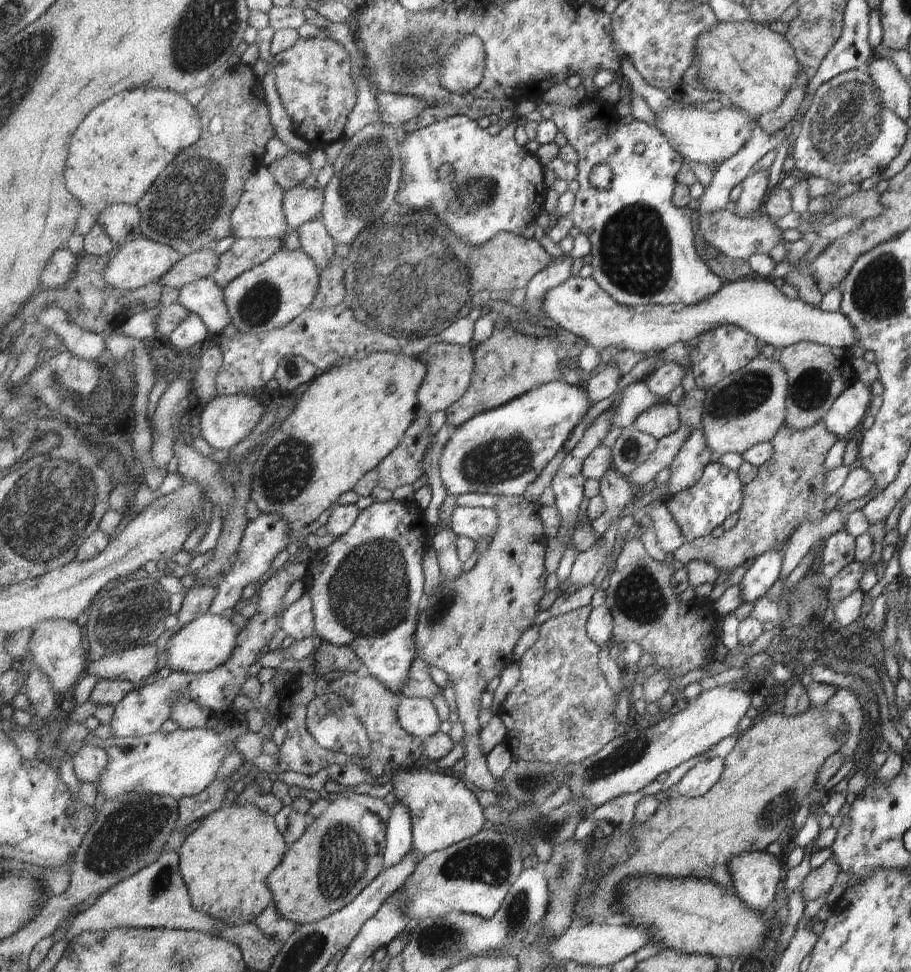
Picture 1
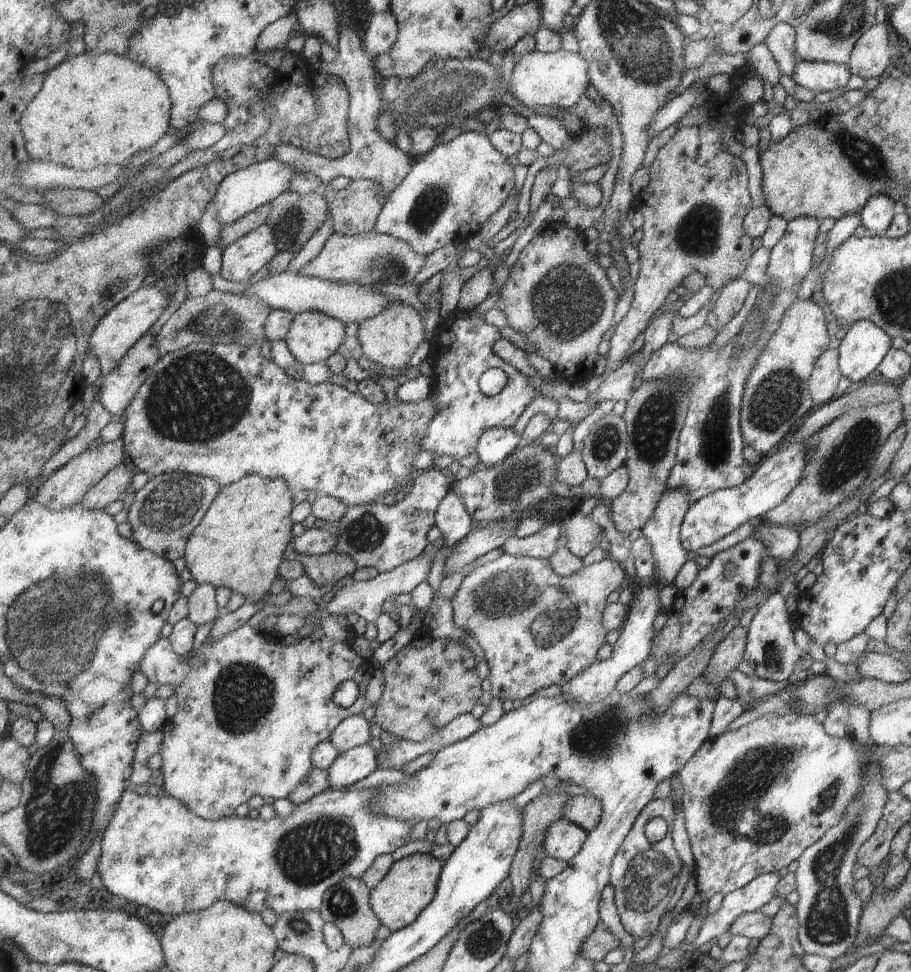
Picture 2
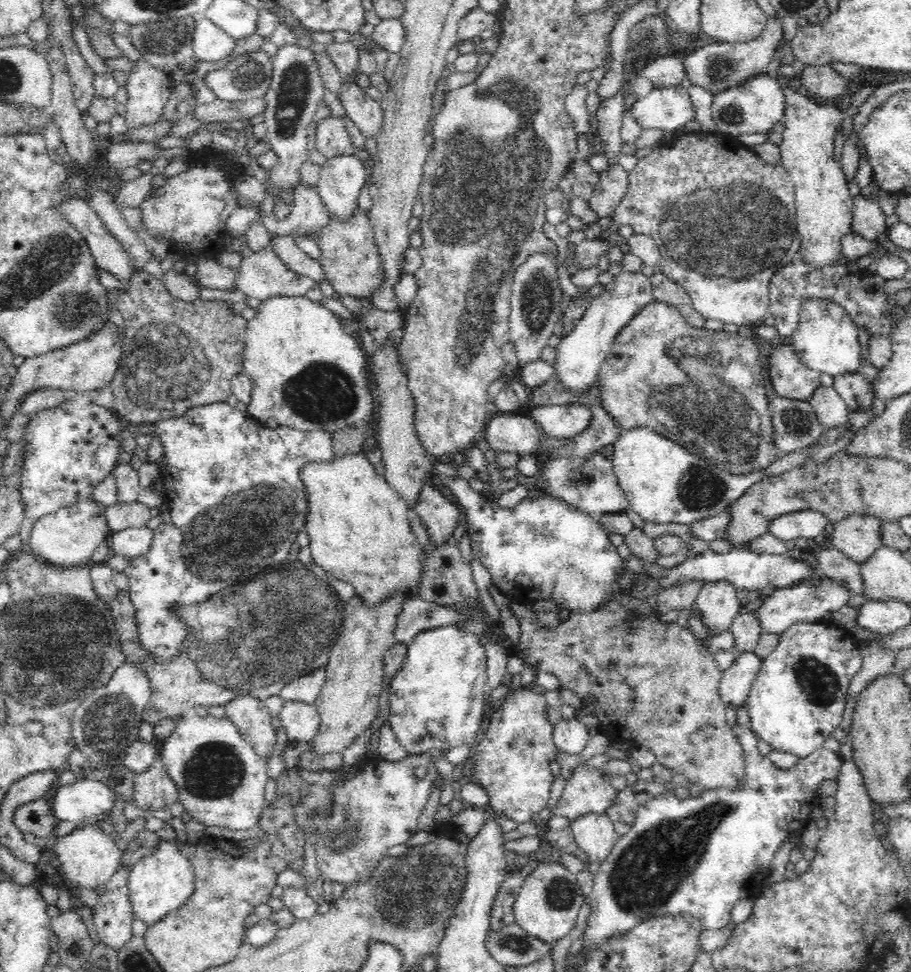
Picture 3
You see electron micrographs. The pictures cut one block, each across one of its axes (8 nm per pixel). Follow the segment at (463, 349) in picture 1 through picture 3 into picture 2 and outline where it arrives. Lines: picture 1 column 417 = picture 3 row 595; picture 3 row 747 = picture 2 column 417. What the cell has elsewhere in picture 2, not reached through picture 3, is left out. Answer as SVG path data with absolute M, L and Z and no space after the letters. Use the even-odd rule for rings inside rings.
M392 301L381 314L358 325L356 338L365 359L375 364L381 364L385 368L405 369L411 362L413 354L417 352L417 348L421 346L421 342L426 340L425 322L415 308L406 303Z

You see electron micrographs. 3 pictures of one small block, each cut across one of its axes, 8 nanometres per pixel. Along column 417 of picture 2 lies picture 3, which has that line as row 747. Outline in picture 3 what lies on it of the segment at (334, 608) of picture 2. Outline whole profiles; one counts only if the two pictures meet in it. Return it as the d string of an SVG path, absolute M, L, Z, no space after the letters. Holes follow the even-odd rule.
M562 719L554 725L553 739L560 751L569 755L579 755L587 745L590 734L578 719Z

